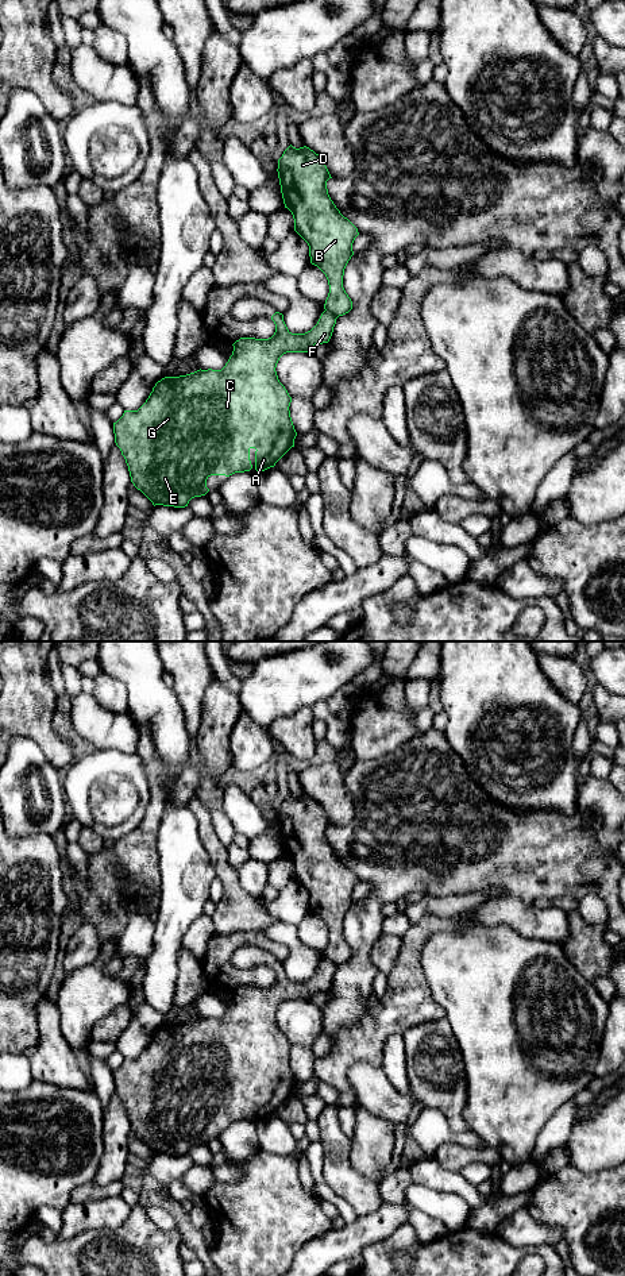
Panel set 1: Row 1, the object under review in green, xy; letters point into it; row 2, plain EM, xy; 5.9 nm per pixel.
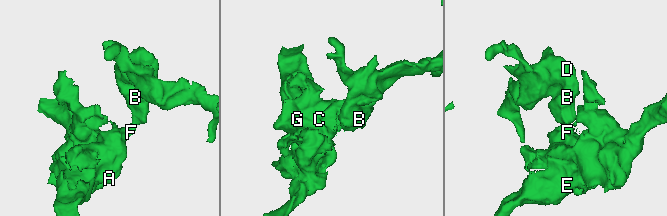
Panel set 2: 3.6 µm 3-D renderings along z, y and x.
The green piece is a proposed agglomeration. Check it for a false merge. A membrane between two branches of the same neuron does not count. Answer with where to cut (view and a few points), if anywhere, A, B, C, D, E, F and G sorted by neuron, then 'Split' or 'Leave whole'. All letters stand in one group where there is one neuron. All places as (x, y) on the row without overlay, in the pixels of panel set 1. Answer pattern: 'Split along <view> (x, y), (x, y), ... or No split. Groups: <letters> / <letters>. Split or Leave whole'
Split along xy (325, 958), (336, 966). Groups: A C E F G / B D. Split

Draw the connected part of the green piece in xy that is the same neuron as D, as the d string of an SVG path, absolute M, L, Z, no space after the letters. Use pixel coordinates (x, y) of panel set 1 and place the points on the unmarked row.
M290 793L278 807L277 820L285 856L294 867L294 879L308 891L310 911L328 928L324 957L336 965L343 964L352 957L343 924L354 903L358 876L331 848L327 829L332 825L313 798Z

